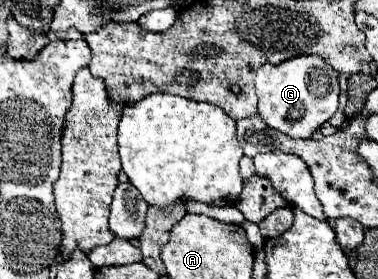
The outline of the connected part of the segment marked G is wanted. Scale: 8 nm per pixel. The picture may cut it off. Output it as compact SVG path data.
M318 55L292 57L280 65L262 65L256 73L258 115L262 121L292 139L310 139L338 109L338 73Z

